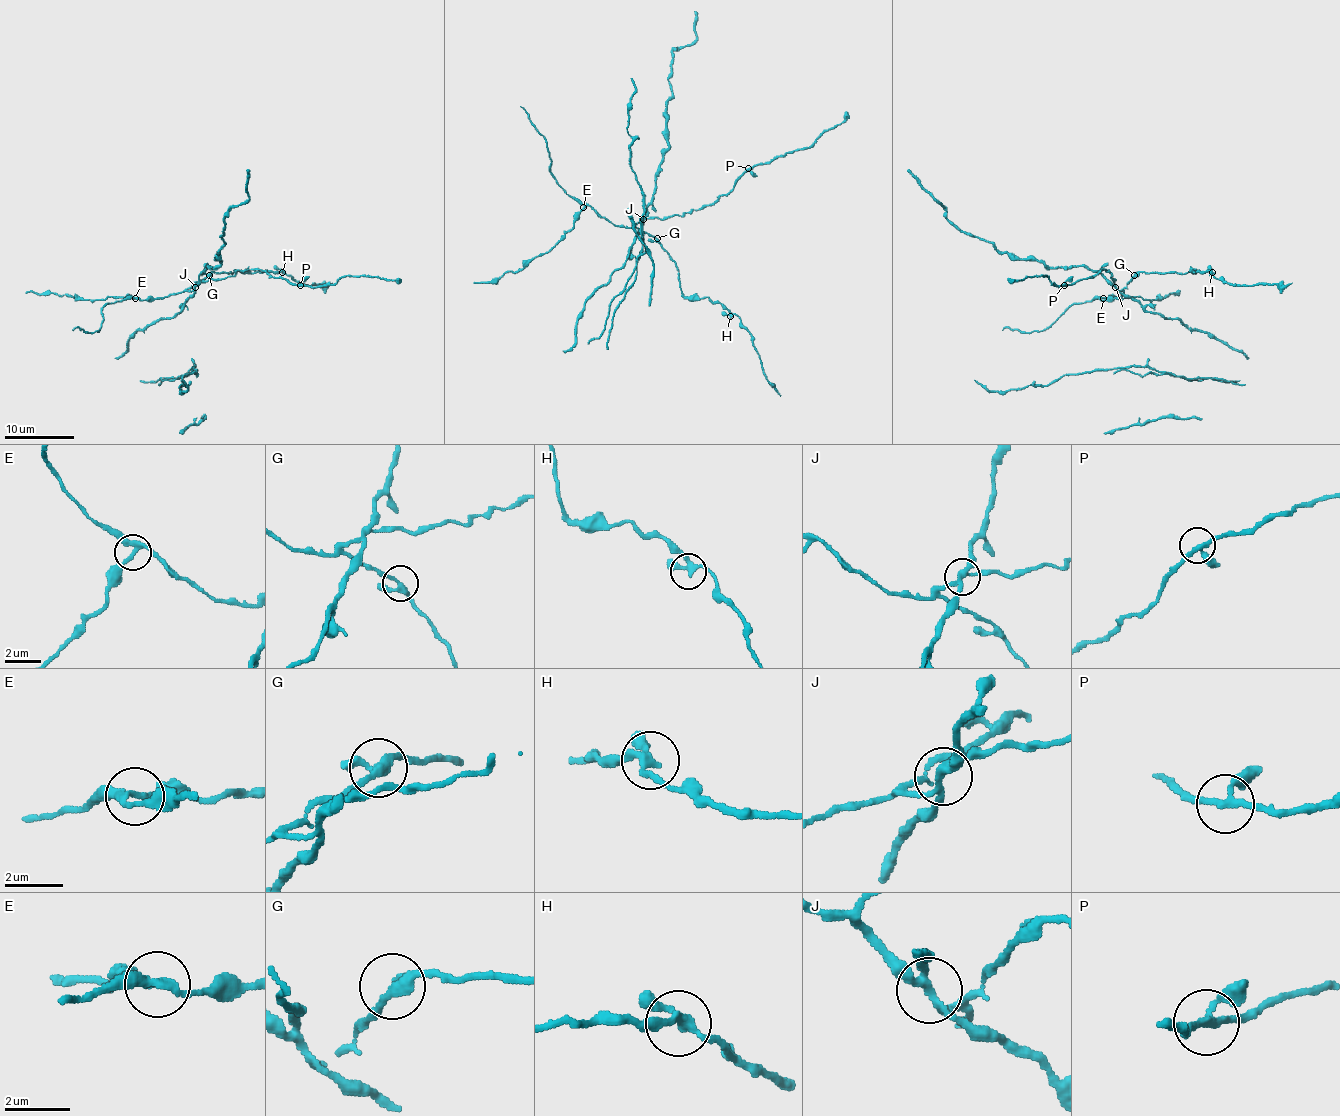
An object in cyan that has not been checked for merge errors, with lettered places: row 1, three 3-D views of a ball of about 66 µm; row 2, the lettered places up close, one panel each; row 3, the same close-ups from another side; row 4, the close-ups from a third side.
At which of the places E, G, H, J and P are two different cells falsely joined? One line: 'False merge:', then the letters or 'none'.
False merge: E, J

